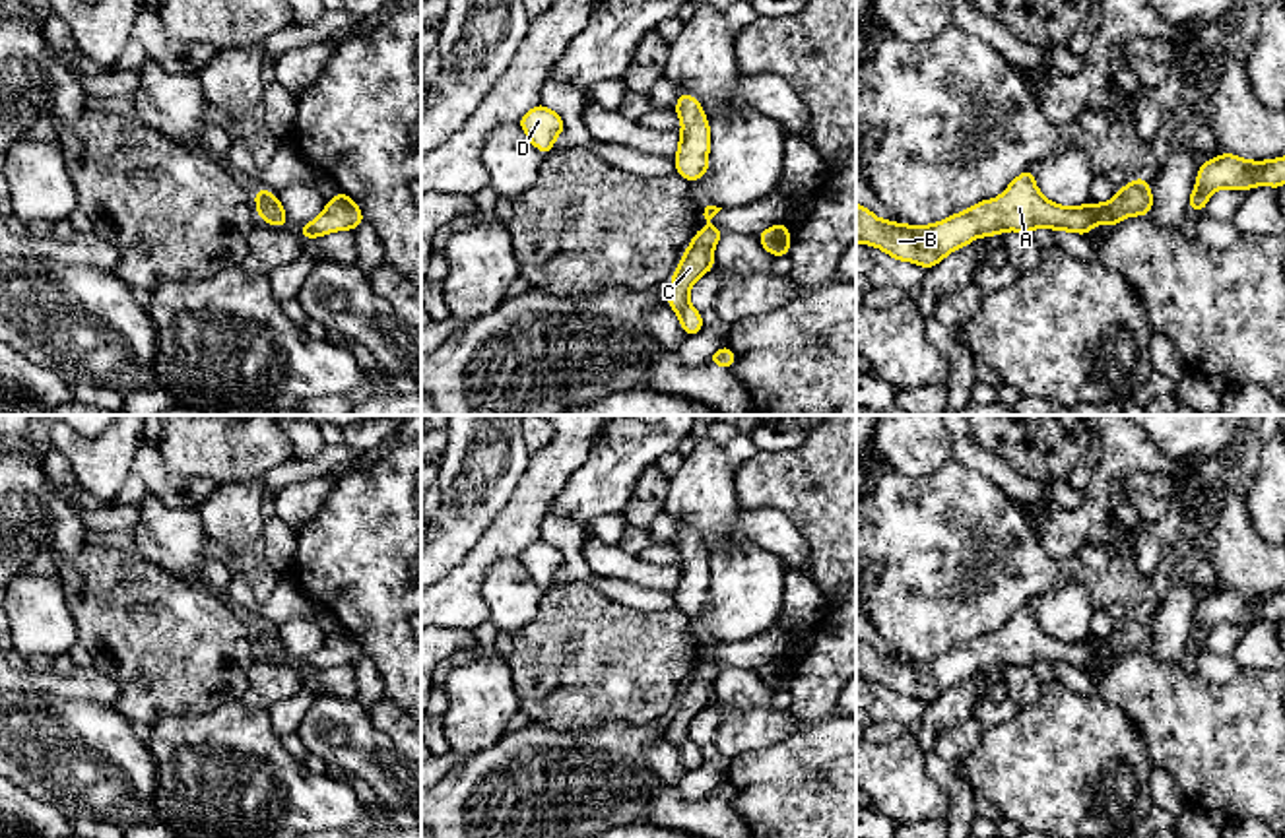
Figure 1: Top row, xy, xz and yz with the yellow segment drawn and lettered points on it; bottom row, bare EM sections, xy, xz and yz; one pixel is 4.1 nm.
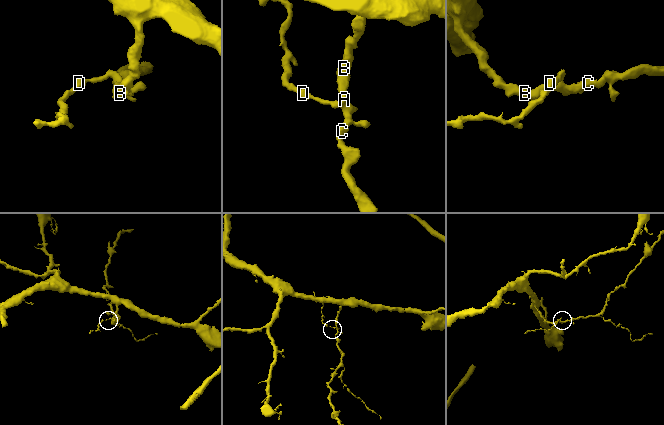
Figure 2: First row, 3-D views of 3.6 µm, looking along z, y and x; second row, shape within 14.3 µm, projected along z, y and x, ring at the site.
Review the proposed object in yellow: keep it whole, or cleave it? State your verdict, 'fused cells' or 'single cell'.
single cell

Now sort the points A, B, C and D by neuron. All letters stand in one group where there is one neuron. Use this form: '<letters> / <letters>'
A B C D

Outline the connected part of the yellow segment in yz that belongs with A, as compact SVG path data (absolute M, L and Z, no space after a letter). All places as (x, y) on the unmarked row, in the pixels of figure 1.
M1029 603L1015 611L1002 630L924 661L879 654L866 640L856 638L856 679L877 681L899 696L908 694L930 704L976 671L1004 665L1033 667L1037 661L1087 669L1097 658L1116 661L1124 652L1149 650L1151 640L1147 613L1136 613L1106 638L1064 642L1038 627Z

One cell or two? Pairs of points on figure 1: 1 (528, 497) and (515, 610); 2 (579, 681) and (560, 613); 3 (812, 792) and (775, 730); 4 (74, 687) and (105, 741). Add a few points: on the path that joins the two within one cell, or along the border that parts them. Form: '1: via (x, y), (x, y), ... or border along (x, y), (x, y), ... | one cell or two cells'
1: border along (517, 555), (497, 559), (480, 584) | two cells
2: via (579, 664), (577, 631) | one cell
3: border along (794, 716), (796, 726), (783, 738), (738, 755) | two cells
4: border along (37, 689), (90, 699), (115, 709) | two cells

